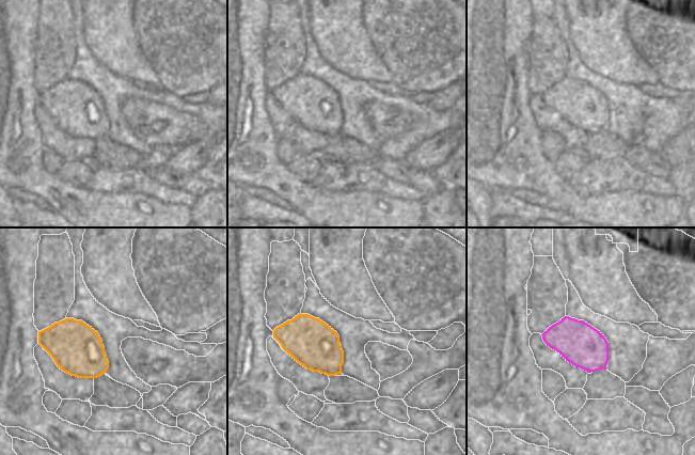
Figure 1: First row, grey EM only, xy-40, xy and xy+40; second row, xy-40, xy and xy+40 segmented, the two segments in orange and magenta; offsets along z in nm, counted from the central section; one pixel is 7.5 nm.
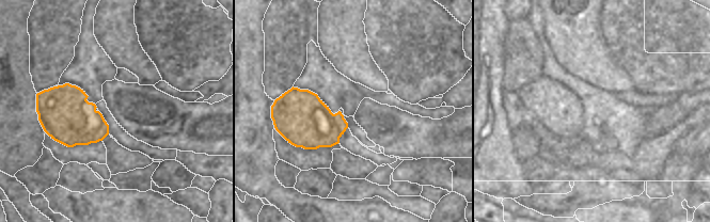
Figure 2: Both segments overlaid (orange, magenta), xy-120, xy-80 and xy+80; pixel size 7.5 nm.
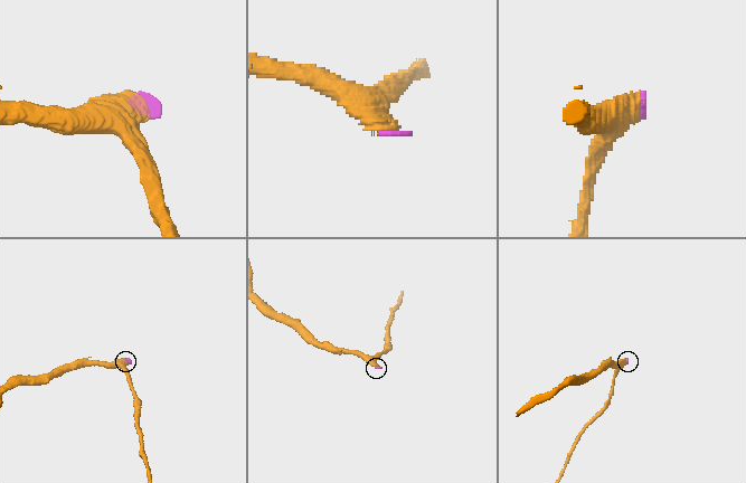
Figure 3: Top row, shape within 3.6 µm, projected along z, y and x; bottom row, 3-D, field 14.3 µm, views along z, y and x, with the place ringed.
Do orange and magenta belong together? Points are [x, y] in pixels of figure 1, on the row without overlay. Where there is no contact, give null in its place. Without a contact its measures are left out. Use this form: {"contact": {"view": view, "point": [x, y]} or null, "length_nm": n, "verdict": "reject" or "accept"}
{"contact": null, "verdict": "accept"}

